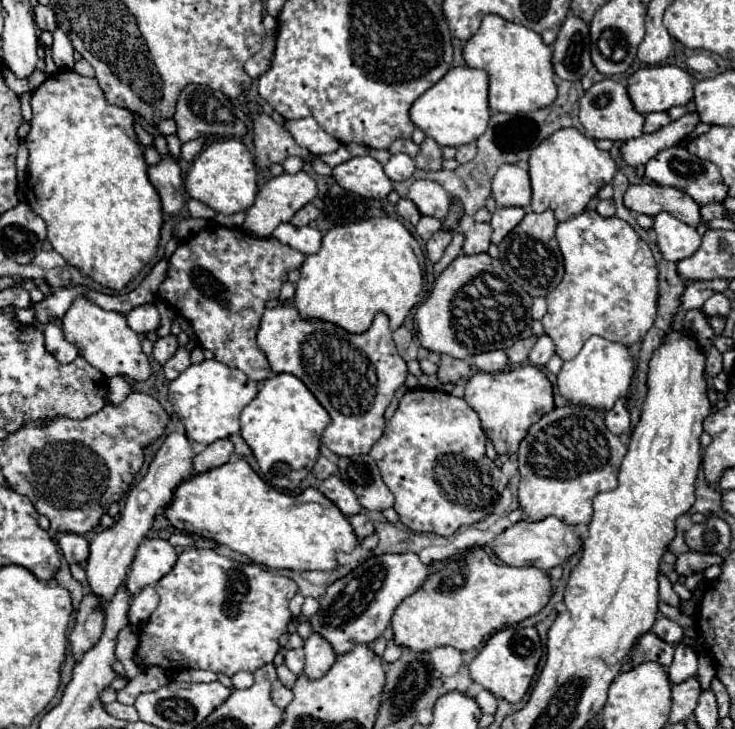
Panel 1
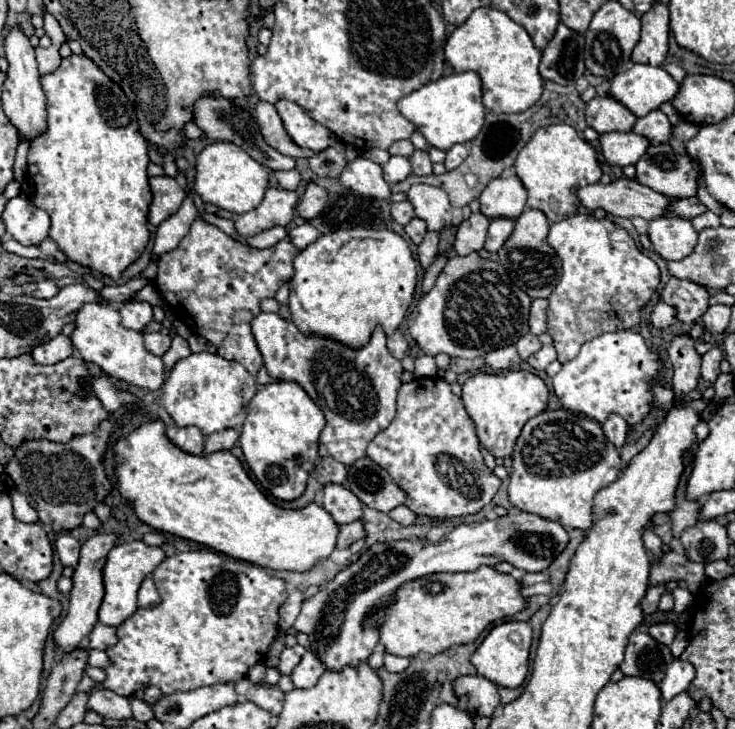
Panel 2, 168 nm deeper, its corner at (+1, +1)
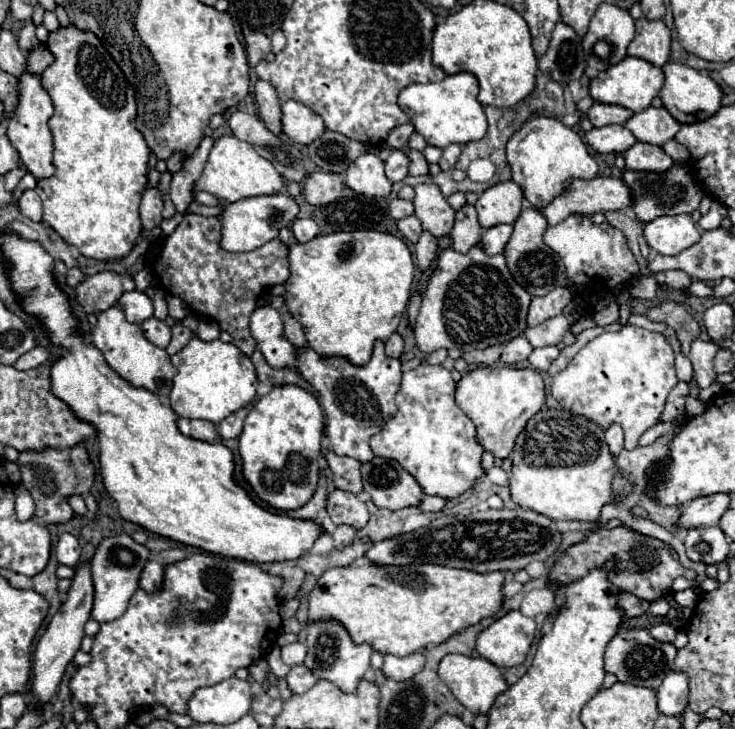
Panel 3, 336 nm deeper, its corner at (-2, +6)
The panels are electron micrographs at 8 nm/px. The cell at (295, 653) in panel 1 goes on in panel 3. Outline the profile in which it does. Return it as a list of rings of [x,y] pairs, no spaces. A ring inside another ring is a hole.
[[[290,643],[282,647],[282,661],[288,665],[300,665],[302,659],[306,657],[306,645],[304,643]]]

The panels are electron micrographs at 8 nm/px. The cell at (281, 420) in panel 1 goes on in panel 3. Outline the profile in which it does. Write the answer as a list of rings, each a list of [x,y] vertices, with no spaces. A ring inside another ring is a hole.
[[[278,385],[254,403],[238,437],[242,477],[258,499],[274,509],[292,511],[306,505],[320,477],[320,439],[324,413],[316,397],[296,385]]]

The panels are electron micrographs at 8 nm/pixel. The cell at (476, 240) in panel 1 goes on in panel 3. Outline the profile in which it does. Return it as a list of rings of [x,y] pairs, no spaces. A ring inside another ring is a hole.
[[[464,205],[454,215],[454,229],[452,229],[452,247],[458,253],[466,253],[470,247],[480,243],[480,223],[476,217],[474,205]]]

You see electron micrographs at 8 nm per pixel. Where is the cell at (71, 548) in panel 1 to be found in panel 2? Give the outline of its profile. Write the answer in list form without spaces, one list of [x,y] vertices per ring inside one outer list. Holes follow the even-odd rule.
[[[61,534],[57,540],[55,540],[55,548],[57,548],[57,554],[59,554],[59,560],[63,566],[77,566],[79,564],[79,554],[81,554],[81,544],[69,536],[69,534]]]

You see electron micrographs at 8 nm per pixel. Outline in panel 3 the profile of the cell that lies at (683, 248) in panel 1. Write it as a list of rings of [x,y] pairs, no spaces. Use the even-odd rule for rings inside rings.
[[[662,215],[644,225],[644,239],[660,255],[678,255],[700,239],[690,215]]]

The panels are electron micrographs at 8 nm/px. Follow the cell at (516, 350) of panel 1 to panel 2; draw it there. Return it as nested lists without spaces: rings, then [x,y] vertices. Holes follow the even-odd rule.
[[[525,334],[525,336],[515,344],[515,348],[517,348],[519,356],[521,356],[523,360],[527,360],[531,354],[535,354],[535,352],[541,348],[541,342],[537,340],[535,334]]]

